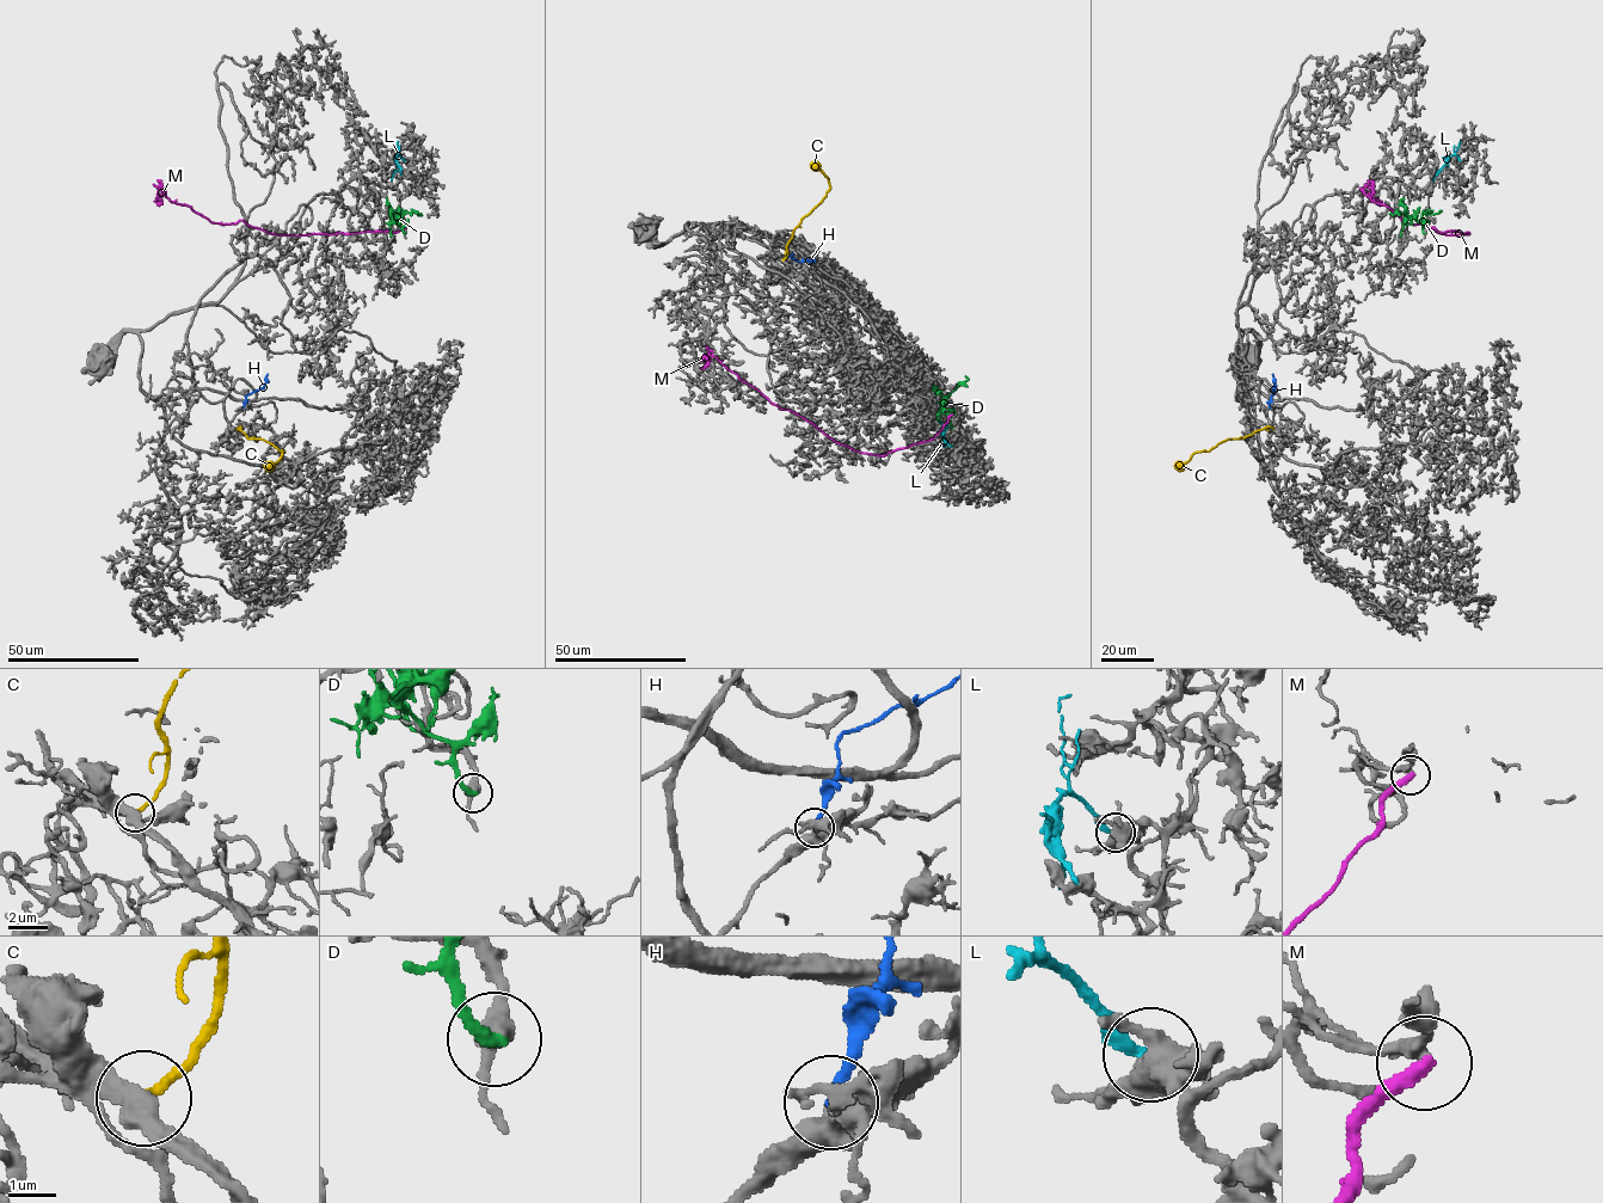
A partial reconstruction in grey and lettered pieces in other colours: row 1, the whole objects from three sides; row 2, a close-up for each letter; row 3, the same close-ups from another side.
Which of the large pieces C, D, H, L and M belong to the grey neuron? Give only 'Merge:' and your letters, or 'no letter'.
Merge: no letter

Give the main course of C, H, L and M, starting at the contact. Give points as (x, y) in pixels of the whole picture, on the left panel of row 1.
C: (237, 429), (240, 427), (247, 437), (263, 439), (283, 450), (275, 462), (264, 467)
H: (243, 407), (246, 396), (263, 386), (268, 374)
L: (404, 159), (397, 155), (400, 170), (394, 172), (391, 180)
M: (405, 228), (292, 235), (243, 220), (222, 225), (171, 202), (159, 182), (161, 202), (154, 201)

